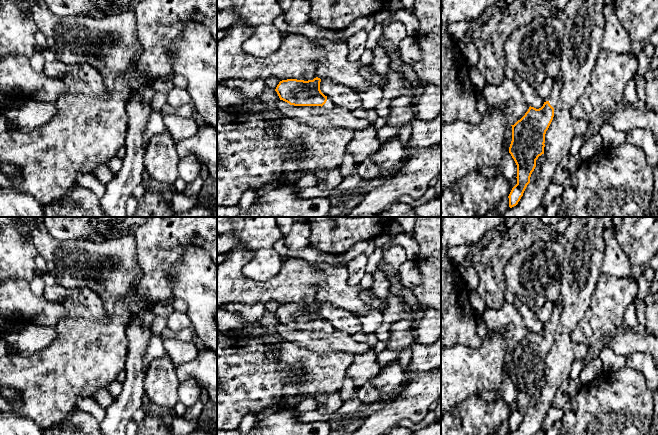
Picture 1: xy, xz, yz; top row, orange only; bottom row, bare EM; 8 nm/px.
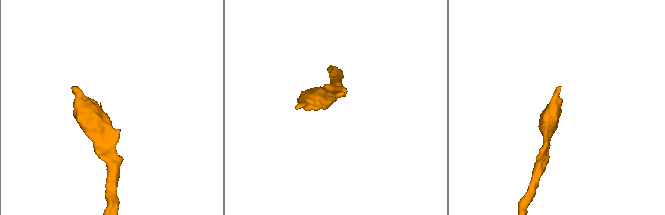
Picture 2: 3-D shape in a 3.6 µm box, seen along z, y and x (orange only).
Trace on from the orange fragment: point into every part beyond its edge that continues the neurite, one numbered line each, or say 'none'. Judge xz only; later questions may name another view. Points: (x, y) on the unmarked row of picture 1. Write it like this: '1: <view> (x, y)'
1: xz (329, 328)

